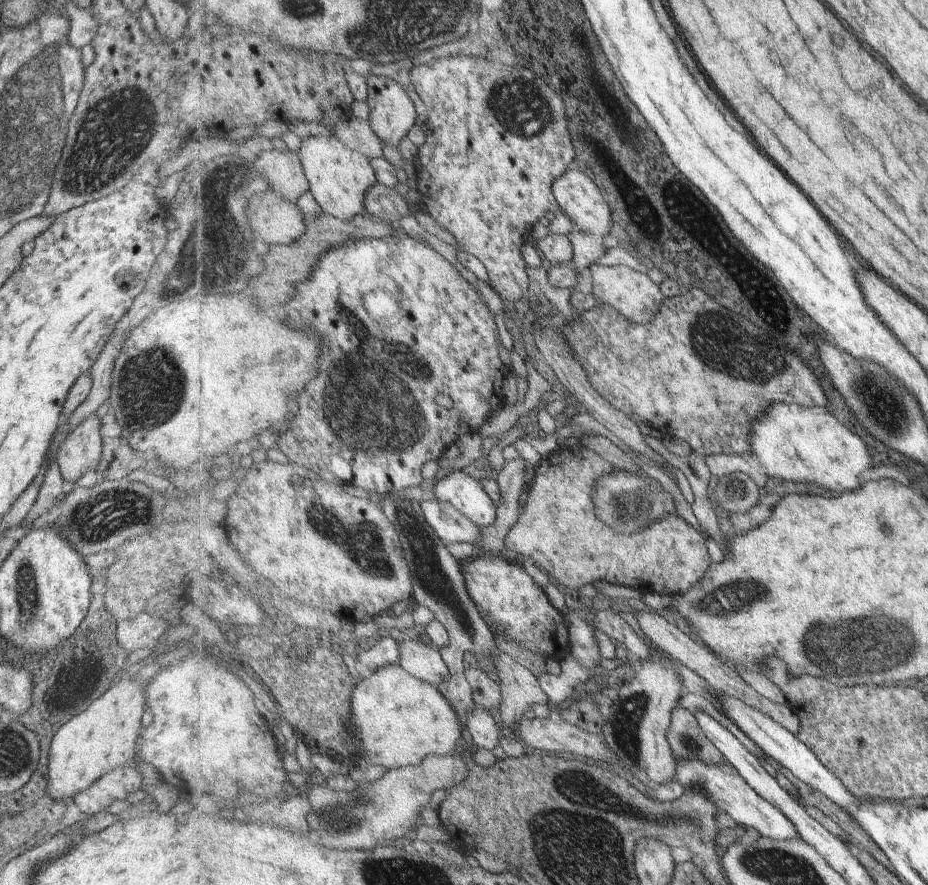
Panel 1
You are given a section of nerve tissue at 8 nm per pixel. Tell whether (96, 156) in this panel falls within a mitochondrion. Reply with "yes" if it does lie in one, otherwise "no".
yes

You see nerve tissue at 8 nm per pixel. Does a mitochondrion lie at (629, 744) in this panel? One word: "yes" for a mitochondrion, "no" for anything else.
yes

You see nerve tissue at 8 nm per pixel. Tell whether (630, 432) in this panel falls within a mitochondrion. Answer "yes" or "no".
no

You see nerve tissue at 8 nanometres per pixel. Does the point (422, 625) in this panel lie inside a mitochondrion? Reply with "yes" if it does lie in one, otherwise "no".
no

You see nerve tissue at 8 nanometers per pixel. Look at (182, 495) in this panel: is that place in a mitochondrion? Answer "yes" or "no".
no

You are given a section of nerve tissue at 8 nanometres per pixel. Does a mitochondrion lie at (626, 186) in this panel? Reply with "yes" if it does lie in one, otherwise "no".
no

